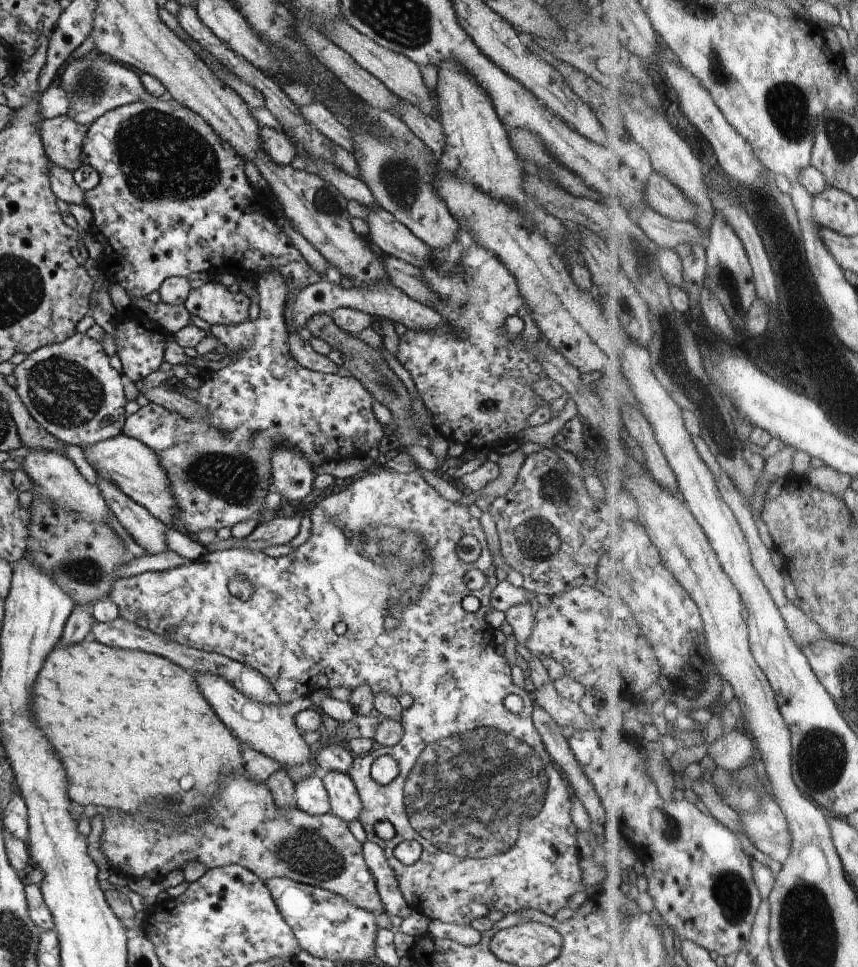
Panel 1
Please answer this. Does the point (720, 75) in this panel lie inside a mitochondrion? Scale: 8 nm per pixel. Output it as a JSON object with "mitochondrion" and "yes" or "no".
{"mitochondrion":"yes"}

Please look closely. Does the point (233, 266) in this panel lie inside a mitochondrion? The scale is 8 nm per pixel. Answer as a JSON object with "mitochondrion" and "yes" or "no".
{"mitochondrion":"no"}

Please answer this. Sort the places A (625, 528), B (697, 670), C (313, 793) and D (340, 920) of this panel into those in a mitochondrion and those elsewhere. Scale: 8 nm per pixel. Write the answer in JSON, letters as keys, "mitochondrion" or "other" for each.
{"A":"other","B":"other","C":"other","D":"mitochondrion"}

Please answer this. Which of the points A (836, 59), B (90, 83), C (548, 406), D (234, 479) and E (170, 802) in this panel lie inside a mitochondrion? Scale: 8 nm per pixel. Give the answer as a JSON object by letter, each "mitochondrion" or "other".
{"A":"other","B":"mitochondrion","C":"other","D":"mitochondrion","E":"other"}

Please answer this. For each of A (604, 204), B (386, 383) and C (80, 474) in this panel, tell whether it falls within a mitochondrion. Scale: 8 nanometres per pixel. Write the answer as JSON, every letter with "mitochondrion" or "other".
{"A":"other","B":"mitochondrion","C":"other"}

